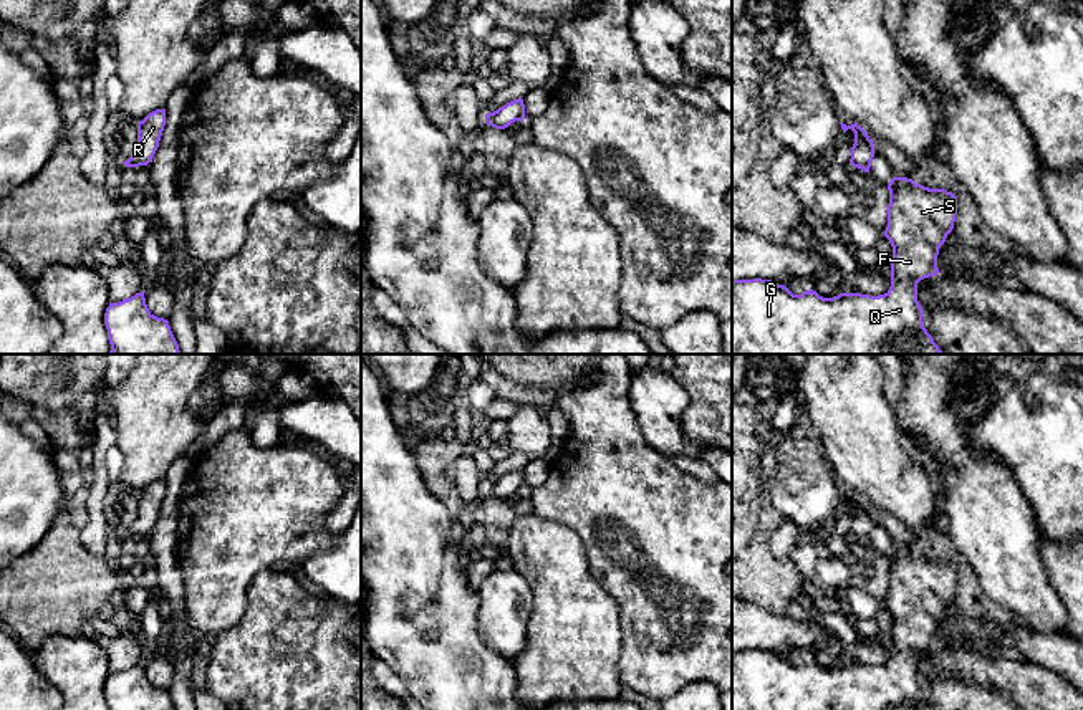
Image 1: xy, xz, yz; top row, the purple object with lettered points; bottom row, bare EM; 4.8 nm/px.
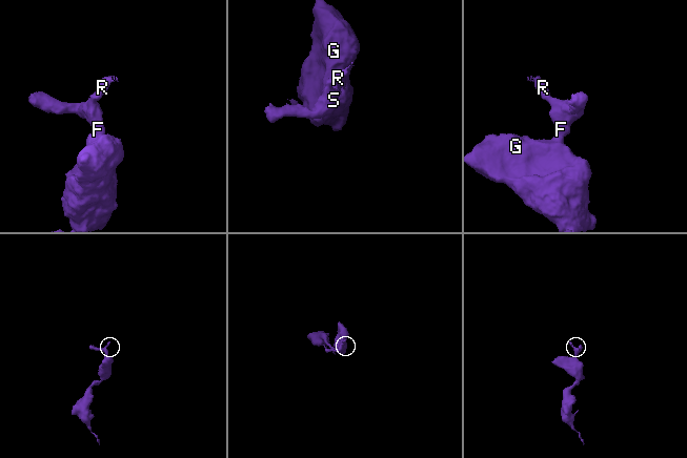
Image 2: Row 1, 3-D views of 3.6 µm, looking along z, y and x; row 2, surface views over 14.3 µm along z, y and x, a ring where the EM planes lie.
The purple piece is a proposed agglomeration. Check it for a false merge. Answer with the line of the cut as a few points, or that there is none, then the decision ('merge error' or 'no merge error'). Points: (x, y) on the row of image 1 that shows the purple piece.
no cut | no merge error

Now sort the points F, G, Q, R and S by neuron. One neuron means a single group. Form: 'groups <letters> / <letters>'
groups F G Q R S

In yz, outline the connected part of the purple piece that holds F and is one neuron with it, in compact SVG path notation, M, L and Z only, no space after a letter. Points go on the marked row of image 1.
M907 177L888 184L888 227L884 237L893 247L891 286L884 295L840 293L823 298L808 290L793 295L772 280L732 280L732 354L942 354L922 323L917 283L936 276L941 245L954 228L957 197L944 189L929 189Z

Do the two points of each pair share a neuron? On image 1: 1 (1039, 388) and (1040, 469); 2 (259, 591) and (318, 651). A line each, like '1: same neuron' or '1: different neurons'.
1: same neuron
2: same neuron

